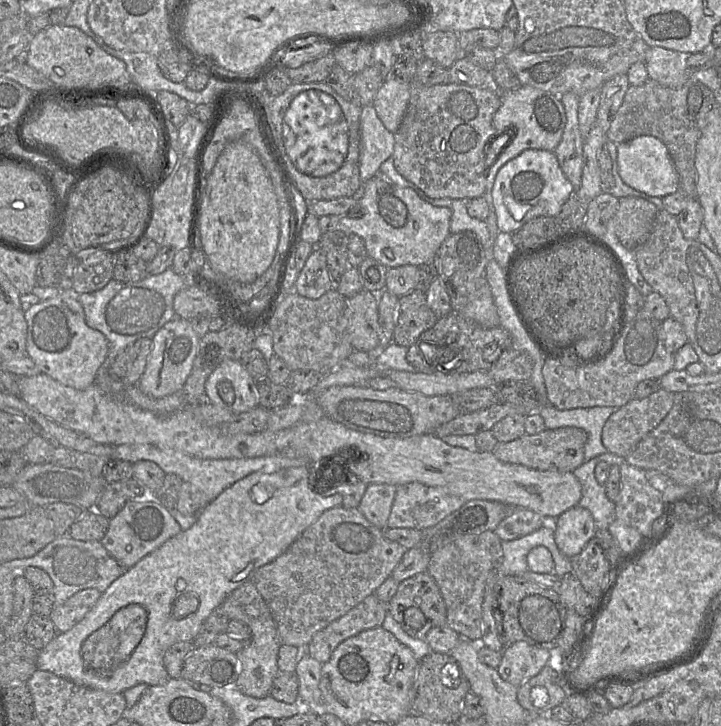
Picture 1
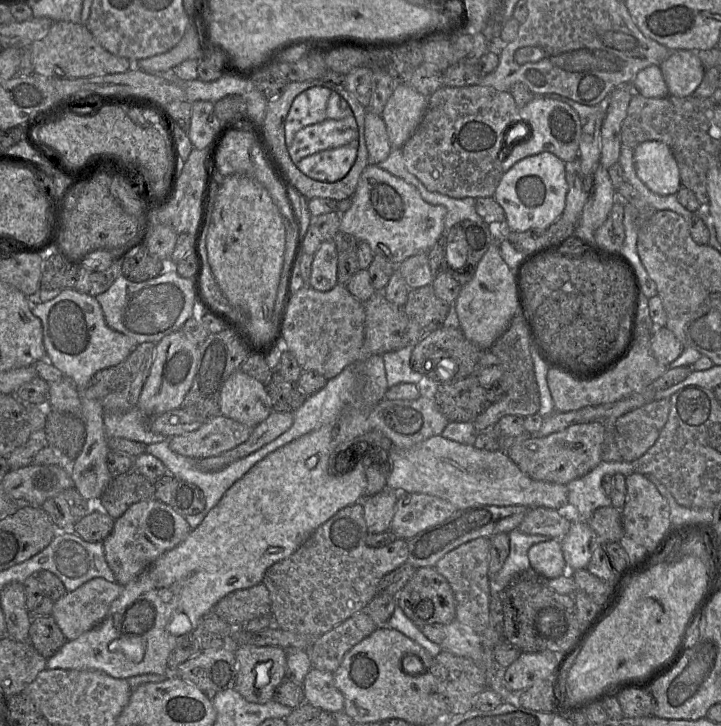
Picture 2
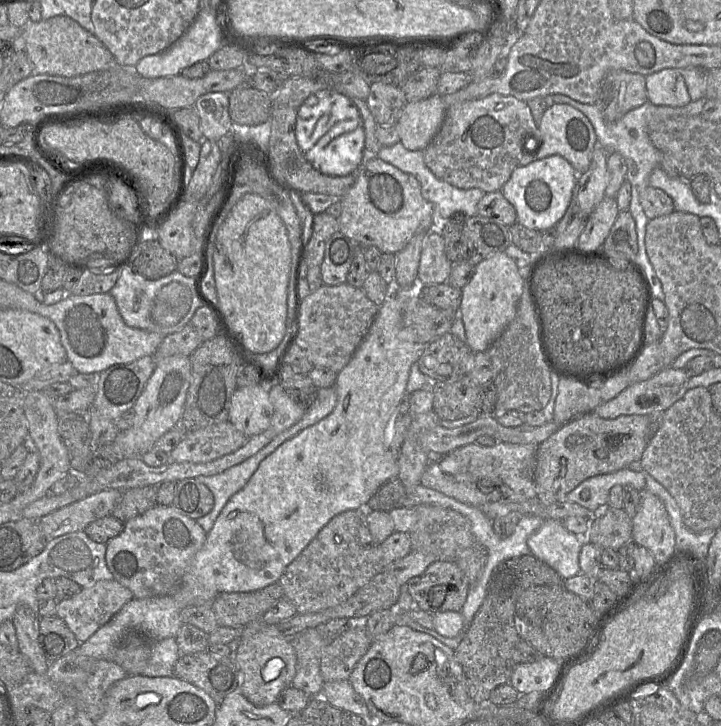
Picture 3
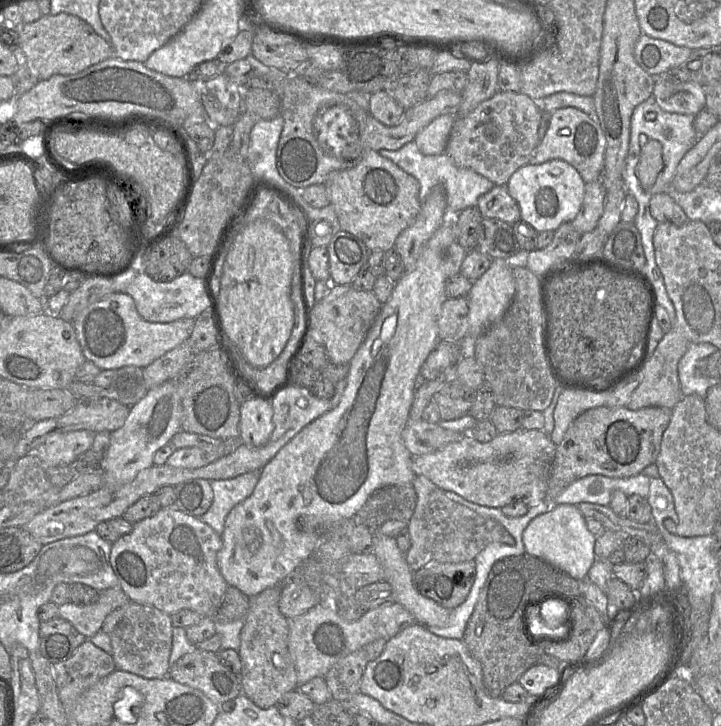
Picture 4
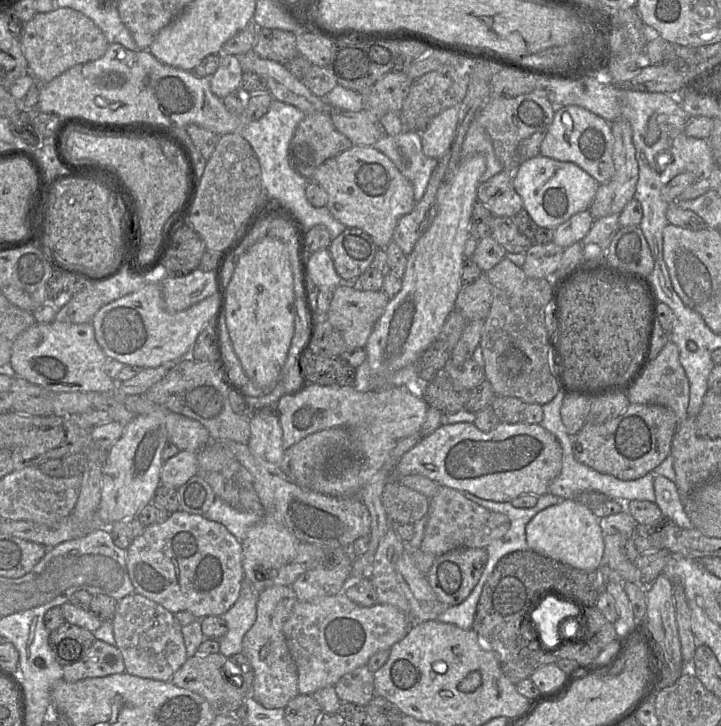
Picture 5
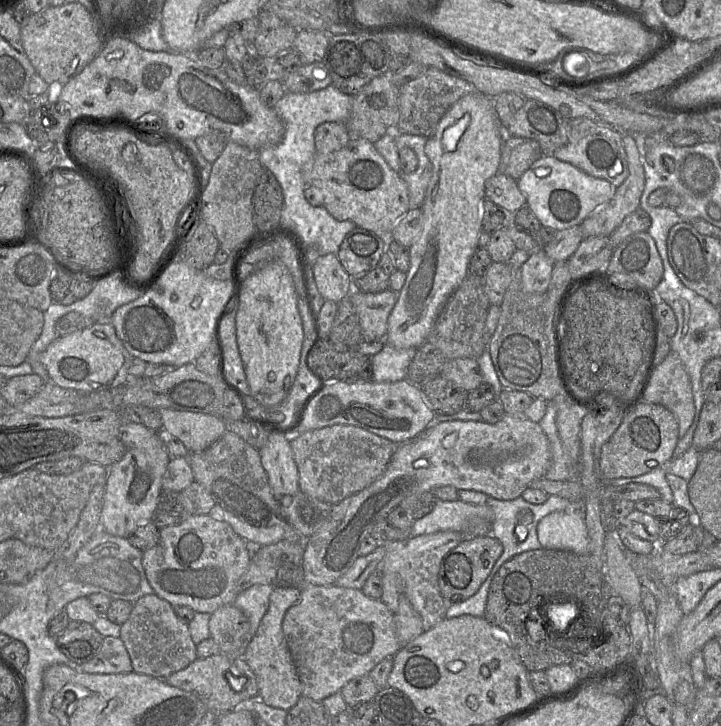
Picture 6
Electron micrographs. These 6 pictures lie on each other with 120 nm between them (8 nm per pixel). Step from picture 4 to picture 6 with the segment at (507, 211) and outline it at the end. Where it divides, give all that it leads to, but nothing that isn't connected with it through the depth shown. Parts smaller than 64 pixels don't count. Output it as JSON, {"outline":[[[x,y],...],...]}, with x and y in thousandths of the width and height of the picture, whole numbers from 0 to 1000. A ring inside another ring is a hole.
{"outline":[[[692,237],[673,249],[673,273],[705,292],[716,292],[731,278],[717,248]]]}

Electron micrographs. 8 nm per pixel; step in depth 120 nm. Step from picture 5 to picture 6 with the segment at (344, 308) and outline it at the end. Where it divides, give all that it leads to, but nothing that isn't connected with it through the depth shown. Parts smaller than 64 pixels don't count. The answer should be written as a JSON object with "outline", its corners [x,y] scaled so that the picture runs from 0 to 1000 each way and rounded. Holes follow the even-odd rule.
{"outline":[[[491,397],[484,410],[494,423],[503,470],[534,467],[538,437],[551,416],[552,404],[541,398],[508,404]]]}

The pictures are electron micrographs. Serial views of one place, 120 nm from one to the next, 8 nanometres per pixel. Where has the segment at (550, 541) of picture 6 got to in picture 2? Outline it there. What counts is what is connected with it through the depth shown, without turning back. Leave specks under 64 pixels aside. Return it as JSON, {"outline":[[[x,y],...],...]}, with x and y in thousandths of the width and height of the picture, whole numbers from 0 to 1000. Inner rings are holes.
{"outline":[[[761,742],[734,755],[735,780],[753,796],[773,796],[786,787],[777,742]]]}

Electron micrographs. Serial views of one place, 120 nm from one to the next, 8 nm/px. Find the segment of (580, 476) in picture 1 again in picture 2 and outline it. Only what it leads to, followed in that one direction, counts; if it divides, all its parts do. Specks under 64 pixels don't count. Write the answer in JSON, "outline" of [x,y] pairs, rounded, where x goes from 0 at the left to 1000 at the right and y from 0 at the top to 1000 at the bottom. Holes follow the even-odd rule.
{"outline":[[[834,635],[817,652],[786,667],[791,704],[785,705],[793,707],[795,715],[817,716],[829,700],[849,697],[835,672],[835,658],[856,652],[871,656],[879,650],[874,636]]]}

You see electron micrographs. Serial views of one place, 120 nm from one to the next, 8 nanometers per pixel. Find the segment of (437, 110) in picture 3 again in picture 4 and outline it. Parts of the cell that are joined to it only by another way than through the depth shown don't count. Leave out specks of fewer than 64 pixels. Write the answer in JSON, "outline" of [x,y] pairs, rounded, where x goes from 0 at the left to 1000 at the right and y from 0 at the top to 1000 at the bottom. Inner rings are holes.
{"outline":[[[616,157],[603,163],[574,190],[581,207],[589,213],[610,213],[617,209],[632,158]]]}

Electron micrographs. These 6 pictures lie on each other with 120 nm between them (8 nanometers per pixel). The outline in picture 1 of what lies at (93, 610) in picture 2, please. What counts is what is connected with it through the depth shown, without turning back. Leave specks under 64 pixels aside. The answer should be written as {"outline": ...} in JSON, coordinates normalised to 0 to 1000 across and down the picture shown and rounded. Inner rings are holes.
{"outline":[[[132,810],[115,811],[90,829],[76,833],[69,851],[82,872],[93,871],[110,858],[133,832],[141,817]]]}

